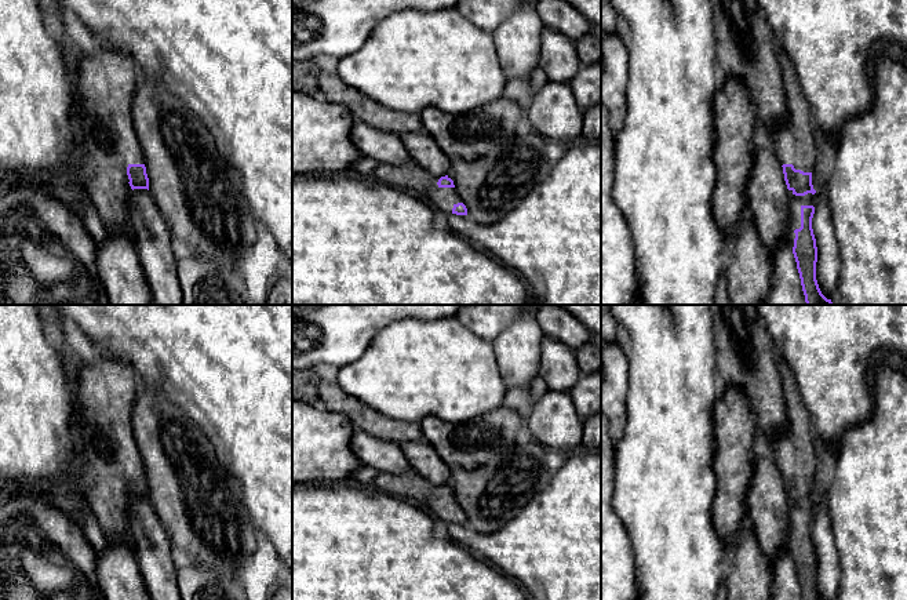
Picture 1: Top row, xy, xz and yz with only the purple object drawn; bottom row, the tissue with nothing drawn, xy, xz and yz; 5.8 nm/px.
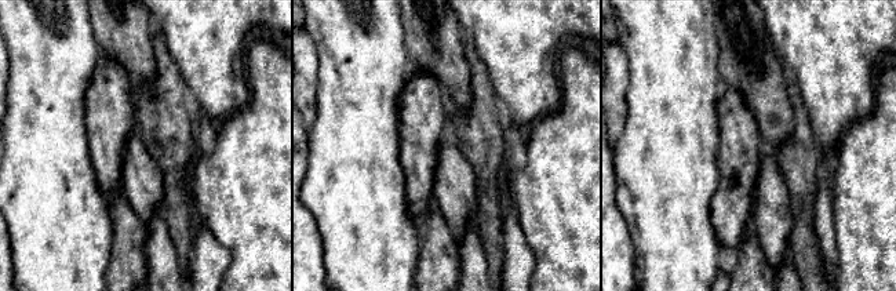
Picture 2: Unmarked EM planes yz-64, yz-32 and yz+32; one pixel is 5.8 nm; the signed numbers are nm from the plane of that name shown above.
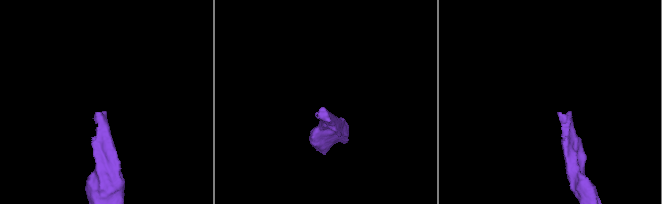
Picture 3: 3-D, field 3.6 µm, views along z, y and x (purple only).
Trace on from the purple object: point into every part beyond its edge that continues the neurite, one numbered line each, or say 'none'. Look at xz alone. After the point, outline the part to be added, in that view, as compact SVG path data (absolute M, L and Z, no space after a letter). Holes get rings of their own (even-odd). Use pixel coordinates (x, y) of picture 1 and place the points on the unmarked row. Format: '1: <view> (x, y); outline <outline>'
1: xz (411, 486); outline M409 469L401 474L379 472L372 490L408 501L429 512L434 519L452 523L454 514L463 510L455 497L440 497L437 494L440 487L415 469Z

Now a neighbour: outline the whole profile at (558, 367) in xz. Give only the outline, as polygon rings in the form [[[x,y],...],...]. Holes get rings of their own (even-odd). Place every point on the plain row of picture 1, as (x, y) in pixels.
[[[544,335],[540,345],[539,377],[549,390],[569,392],[580,375],[575,352],[565,343]]]

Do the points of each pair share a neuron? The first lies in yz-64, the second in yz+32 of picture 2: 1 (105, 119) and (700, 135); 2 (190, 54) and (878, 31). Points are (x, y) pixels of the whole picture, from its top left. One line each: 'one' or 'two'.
1: two
2: one

